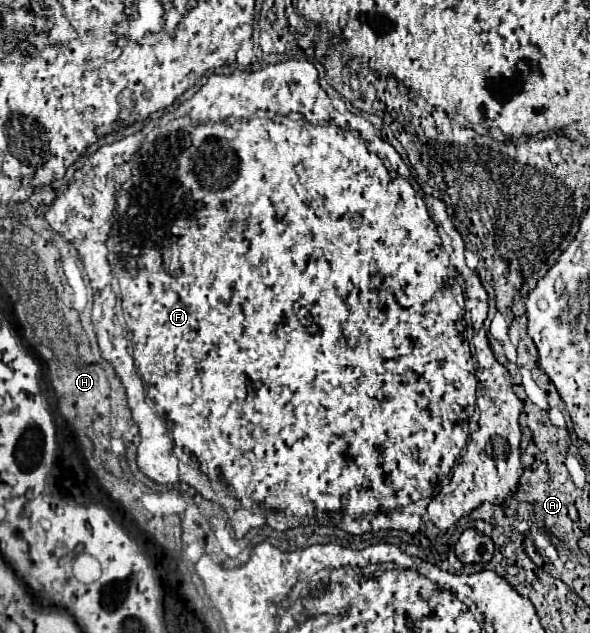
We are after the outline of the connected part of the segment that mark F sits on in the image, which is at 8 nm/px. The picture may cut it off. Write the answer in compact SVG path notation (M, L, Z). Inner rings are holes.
M288 60L288 62L280 62L280 64L272 64L272 66L266 66L266 68L262 68L262 70L256 70L256 72L234 72L234 74L230 74L230 76L224 76L224 74L220 74L220 76L218 76L218 74L210 74L210 76L208 76L208 82L206 82L206 84L204 84L204 86L202 86L202 88L200 88L200 90L198 90L198 92L196 92L196 94L194 94L194 96L192 96L192 98L190 98L190 100L186 100L186 102L182 102L182 104L180 104L180 106L178 106L178 108L176 108L176 110L174 110L174 112L168 112L168 120L162 120L162 118L156 118L156 120L150 120L150 122L148 122L148 124L146 124L146 126L144 126L144 128L142 128L142 130L140 130L140 132L138 132L138 134L132 134L132 136L128 136L128 138L122 138L122 140L118 140L118 142L114 142L114 144L108 144L108 146L100 146L100 148L98 148L98 150L96 150L96 152L94 152L94 154L92 154L92 156L88 156L88 160L86 160L86 162L84 162L84 172L86 172L86 174L84 174L84 178L82 178L82 180L74 180L74 182L72 182L72 184L70 184L70 186L68 186L68 188L66 188L66 190L64 190L64 192L62 192L62 196L58 196L58 198L56 198L56 200L54 200L54 204L52 204L52 206L50 206L50 210L48 210L48 212L46 212L46 220L48 220L48 224L50 224L50 226L52 226L52 230L54 230L54 232L56 232L56 234L60 234L60 236L62 236L62 238L66 238L66 240L68 240L68 242L72 242L72 246L74 246L74 248L76 248L76 250L78 250L78 254L80 254L80 260L82 260L82 264L84 264L84 270L86 270L86 274L88 274L88 278L90 278L90 286L92 286L92 290L94 290L94 306L92 306L92 322L94 322L94 330L96 330L96 336L98 336L98 344L100 344L100 352L102 352L102 358L104 358L104 360L108 360L108 362L110 362L110 364L112 364L112 366L114 366L114 370L116 370L116 374L118 374L118 376L120 376L120 380L122 380L122 384L124 384L124 388L126 388L126 396L128 396L128 404L130 404L130 410L132 410L132 416L134 416L134 422L136 422L136 424L138 424L138 428L140 428L140 438L142 438L142 440L140 440L140 446L138 446L138 468L140 468L140 472L142 472L142 474L144 474L144 476L148 476L148 478L150 478L150 480L154 480L154 482L158 482L158 484L174 484L174 482L186 482L186 484L190 484L190 486L192 486L192 488L196 488L196 490L198 490L198 492L200 492L200 494L202 494L202 496L204 496L204 498L208 498L208 500L214 500L214 502L218 502L218 504L220 504L220 506L222 506L222 508L224 508L224 510L226 510L226 512L228 512L228 516L230 516L230 522L232 522L232 528L234 528L234 532L236 532L236 538L242 538L242 536L244 536L244 534L246 534L246 532L248 532L248 530L250 530L250 528L256 528L256 526L264 526L264 524L266 524L266 526L272 526L272 528L274 528L274 530L288 530L288 528L292 528L292 526L298 526L298 524L334 524L334 526L338 526L338 528L342 528L342 530L344 530L344 532L352 532L352 534L364 534L364 532L370 532L370 530L372 530L372 532L376 532L376 530L392 530L392 528L398 528L398 530L406 530L406 532L410 532L410 534L416 534L416 532L420 532L420 528L426 528L426 532L428 532L428 530L432 530L432 528L436 528L436 530L438 530L438 532L446 532L446 530L448 530L448 528L450 528L450 526L454 526L454 522L458 522L458 518L462 518L462 516L466 516L466 514L470 514L470 512L472 512L472 510L474 510L474 508L478 508L478 506L480 506L480 504L482 504L482 502L492 502L492 504L502 504L502 502L504 502L504 500L506 500L506 496L508 496L508 494L512 494L512 492L514 492L514 490L516 490L516 484L518 484L518 478L520 478L520 474L522 474L522 466L520 466L520 426L518 426L518 416L520 416L520 412L522 412L522 400L520 400L520 398L518 398L518 396L516 396L516 394L514 394L514 390L512 390L512 388L510 388L510 382L508 382L508 370L506 370L506 368L504 368L504 366L500 366L500 364L498 364L498 360L496 360L496 358L495 358L495 357L494 357L494 354L493 354L493 351L492 351L492 349L491 349L491 348L490 348L490 344L489 344L489 340L488 340L488 337L487 337L487 334L486 334L486 330L484 330L484 320L486 320L486 318L487 318L487 315L488 315L488 296L486 296L486 290L484 290L484 286L482 286L482 282L480 282L480 278L478 278L478 276L476 276L476 274L474 274L474 272L472 272L472 270L468 270L468 266L466 266L466 258L464 258L464 266L456 266L456 272L458 272L458 274L456 274L456 272L454 272L454 266L452 266L452 264L450 264L450 260L448 260L448 252L446 252L446 250L444 250L444 246L442 246L442 242L440 242L440 236L438 236L438 232L436 232L436 224L434 224L434 222L432 222L432 220L430 220L430 214L428 214L428 208L426 208L426 204L424 204L424 200L422 200L422 194L420 194L420 192L416 192L416 190L414 190L414 188L420 188L420 186L418 186L418 184L416 184L416 180L414 180L414 178L412 178L412 176L410 176L410 170L408 170L408 166L406 166L406 164L404 164L404 162L402 162L402 158L400 158L400 154L398 154L398 152L396 152L396 150L394 150L394 148L392 148L392 146L390 146L390 144L388 144L388 142L384 142L384 140L382 140L382 138L378 138L378 136L376 136L376 132L374 132L374 126L372 126L372 124L370 124L370 122L368 122L368 120L366 120L366 118L364 118L364 116L360 116L360 114L352 114L352 112L344 112L344 114L342 114L342 112L338 112L338 110L334 110L334 106L332 106L332 102L330 102L330 98L328 98L328 94L326 94L326 92L324 92L324 90L322 90L322 88L320 88L320 82L318 82L318 70L316 70L316 66L314 66L314 64L312 64L312 62L308 62L308 60ZM180 116L188 116L188 118L190 118L190 120L192 120L192 124L198 124L198 126L186 126L186 122L180 122L180 120L172 120L172 118L180 118ZM108 232L110 232L110 240L112 240L112 248L114 248L114 254L116 254L116 260L114 260L114 268L112 268L112 272L114 272L114 274L116 274L116 278L118 278L118 284L120 284L120 298L122 298L122 308L124 308L124 318L126 318L126 324L128 324L128 328L130 328L130 332L132 332L132 338L130 338L130 332L128 332L128 328L126 328L126 326L124 326L124 318L122 318L122 308L120 308L120 302L118 302L118 296L116 296L116 294L114 294L114 290L112 290L112 272L110 272L110 264L108 264L108 246L106 246L106 240L108 240ZM466 328L472 328L472 330L474 330L474 336L472 336L472 344L474 344L474 356L476 356L476 362L478 362L478 366L476 366L476 374L474 374L474 362L473 362L473 360L472 360L472 354L470 354L470 344L469 344L469 343L470 343L470 342L469 342L469 341L468 341L468 340L466 340L466 336L464 336L464 332L466 332ZM476 376L478 376L478 408L480 408L480 420L478 420L478 430L476 430L476 432L472 432L472 434L470 434L470 430L468 430L468 424L470 424L470 416L472 416L472 412L474 412L474 402L476 402ZM464 446L466 446L466 452L464 452L464 454L462 454L462 456L460 456L460 460L458 460L458 464L456 464L456 466L454 466L454 462L456 462L456 458L458 458L458 454L460 454L460 450L462 450L462 448L464 448ZM452 466L454 466L454 472L452 472L452 480L450 480L450 482L448 482L448 484L444 484L444 486L442 486L442 492L438 492L438 496L434 496L434 492L436 492L436 488L438 488L438 484L440 484L440 482L442 482L442 480L444 480L444 478L446 478L446 476L448 476L448 474L450 474L450 470L452 470Z

